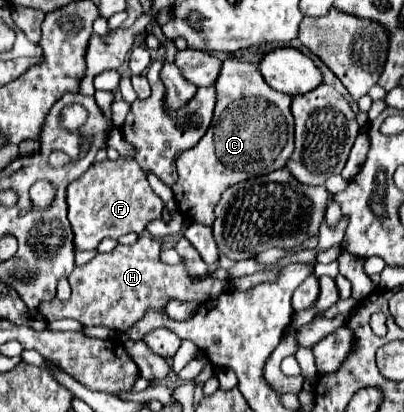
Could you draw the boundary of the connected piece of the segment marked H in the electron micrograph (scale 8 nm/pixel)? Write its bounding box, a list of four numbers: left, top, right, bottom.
[37,234,227,332]

